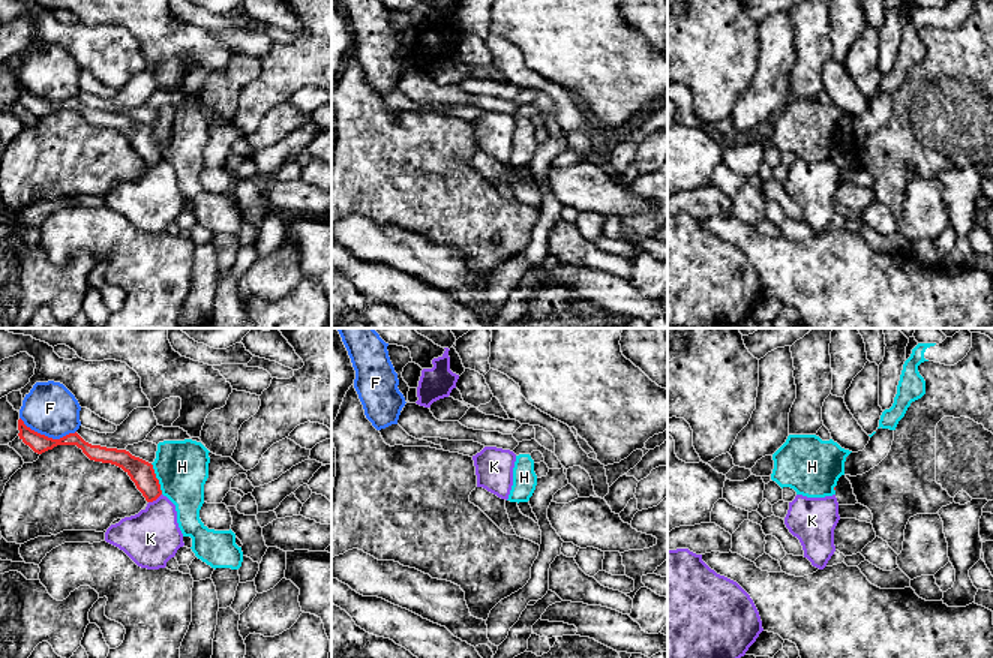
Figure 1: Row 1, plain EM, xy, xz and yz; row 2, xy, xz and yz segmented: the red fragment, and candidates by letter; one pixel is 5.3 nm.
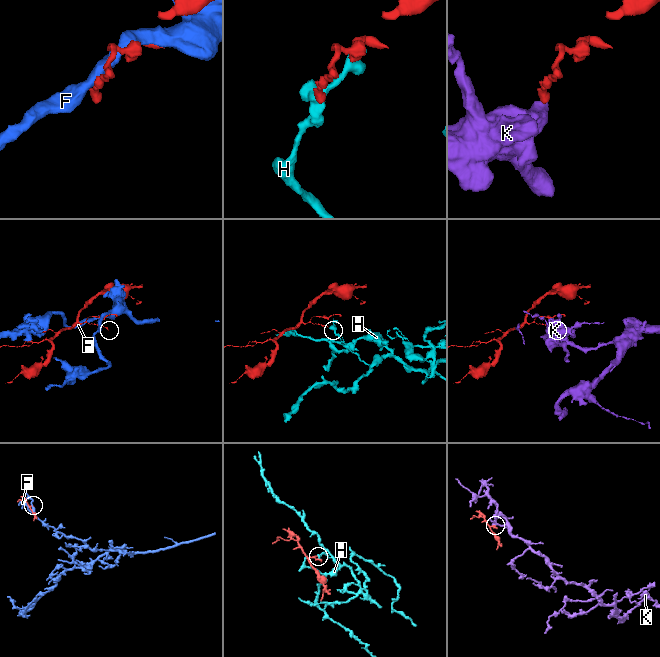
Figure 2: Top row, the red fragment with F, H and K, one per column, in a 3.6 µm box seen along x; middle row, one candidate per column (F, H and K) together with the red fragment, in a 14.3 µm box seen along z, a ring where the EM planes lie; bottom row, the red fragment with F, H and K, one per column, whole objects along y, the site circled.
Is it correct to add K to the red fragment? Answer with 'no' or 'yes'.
no

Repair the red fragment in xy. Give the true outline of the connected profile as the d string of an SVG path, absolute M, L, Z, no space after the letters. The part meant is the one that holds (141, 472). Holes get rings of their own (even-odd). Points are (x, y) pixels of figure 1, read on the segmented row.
M21 418L18 420L18 430L20 439L38 454L52 450L57 445L76 445L90 460L111 463L122 468L135 483L136 489L142 493L147 502L153 502L162 495L153 465L132 456L126 450L92 445L86 442L76 432L60 439L52 439L32 430Z

